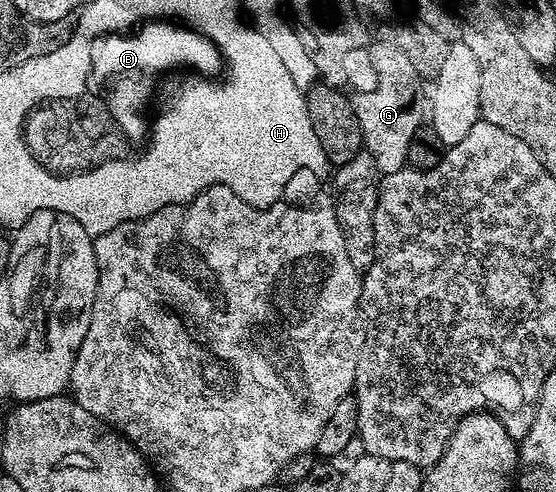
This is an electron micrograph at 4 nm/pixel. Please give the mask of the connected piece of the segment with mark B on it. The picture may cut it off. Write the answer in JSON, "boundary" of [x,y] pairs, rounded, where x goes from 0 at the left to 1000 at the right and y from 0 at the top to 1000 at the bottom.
{"boundary":[[[272,41],[237,65],[187,71],[162,87],[160,171],[183,195],[228,285],[252,291],[266,274],[263,213],[279,191],[288,150],[327,136],[320,140],[336,140],[362,152],[385,152],[401,132],[394,100],[379,79],[309,43]]]}

